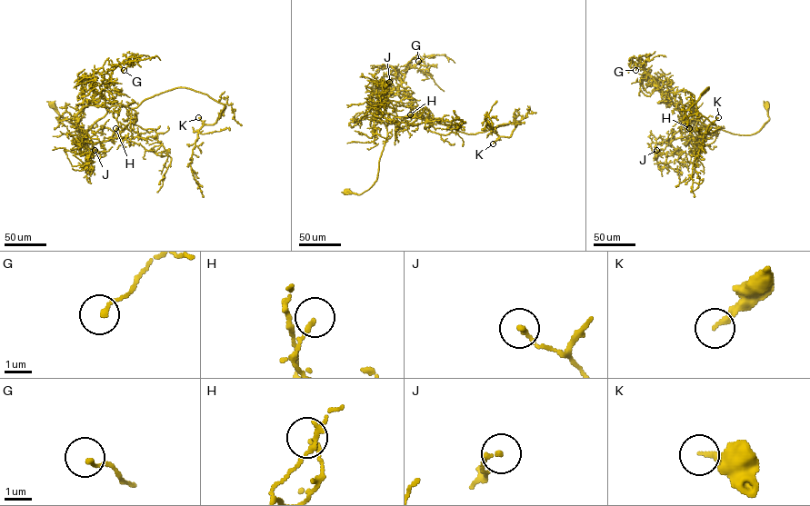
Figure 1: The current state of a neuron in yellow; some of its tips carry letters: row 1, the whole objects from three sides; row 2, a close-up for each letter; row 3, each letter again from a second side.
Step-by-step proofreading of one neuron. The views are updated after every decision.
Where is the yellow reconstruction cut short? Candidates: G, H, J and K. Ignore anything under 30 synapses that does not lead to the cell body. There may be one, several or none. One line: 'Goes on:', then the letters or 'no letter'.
Goes on: no letter

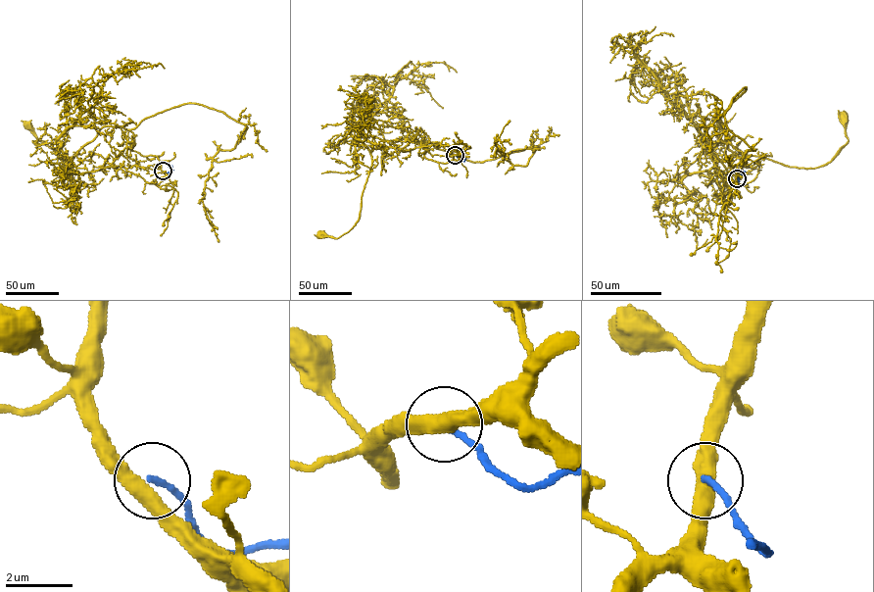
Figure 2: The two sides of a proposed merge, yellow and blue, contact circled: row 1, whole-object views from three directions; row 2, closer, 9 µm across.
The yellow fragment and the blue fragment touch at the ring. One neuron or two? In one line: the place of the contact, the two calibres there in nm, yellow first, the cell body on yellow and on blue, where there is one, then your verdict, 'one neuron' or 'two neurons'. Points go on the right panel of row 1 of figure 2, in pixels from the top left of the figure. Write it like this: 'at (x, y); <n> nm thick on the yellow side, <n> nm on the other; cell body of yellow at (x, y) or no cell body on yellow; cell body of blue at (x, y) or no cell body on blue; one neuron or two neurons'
at (737, 178); 440 nm thick on the yellow side, 170 nm on the other; cell body of yellow at (844, 117); no cell body on blue; two neurons

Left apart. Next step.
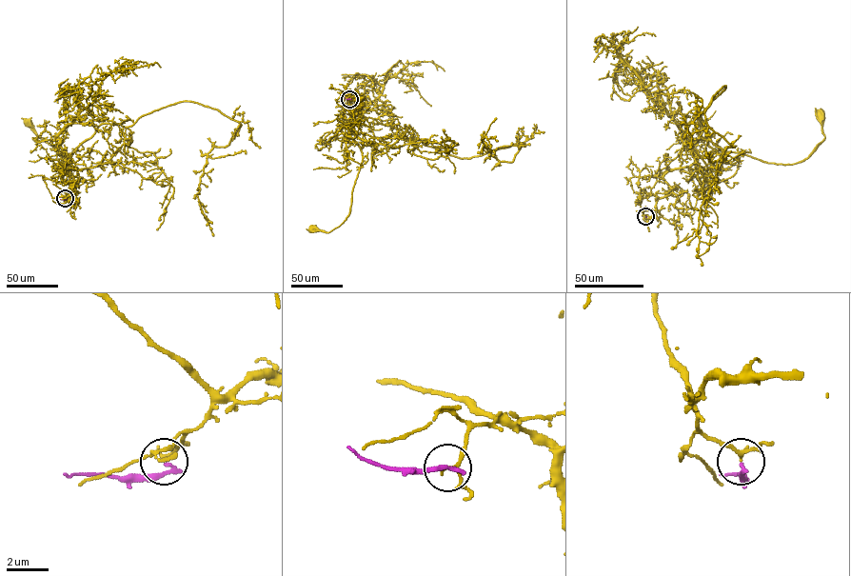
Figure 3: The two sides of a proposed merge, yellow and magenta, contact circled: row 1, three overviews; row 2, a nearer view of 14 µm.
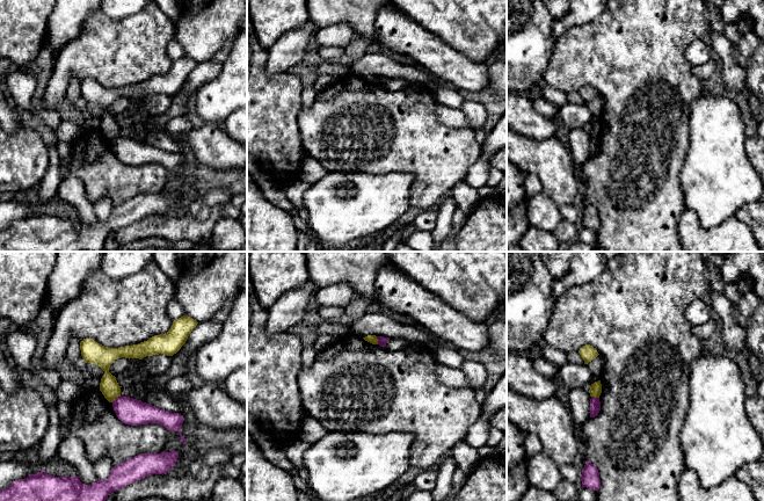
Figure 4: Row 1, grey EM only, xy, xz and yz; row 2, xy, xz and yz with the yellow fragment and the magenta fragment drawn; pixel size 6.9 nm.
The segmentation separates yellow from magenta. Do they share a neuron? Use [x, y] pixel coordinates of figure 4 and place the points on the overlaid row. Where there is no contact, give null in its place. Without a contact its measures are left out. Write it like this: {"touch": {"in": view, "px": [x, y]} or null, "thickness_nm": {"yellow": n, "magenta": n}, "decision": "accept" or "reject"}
{"touch": {"in": "xy", "px": [116, 397]}, "thickness_nm": {"yellow": 130, "magenta": 190}, "decision": "reject"}

